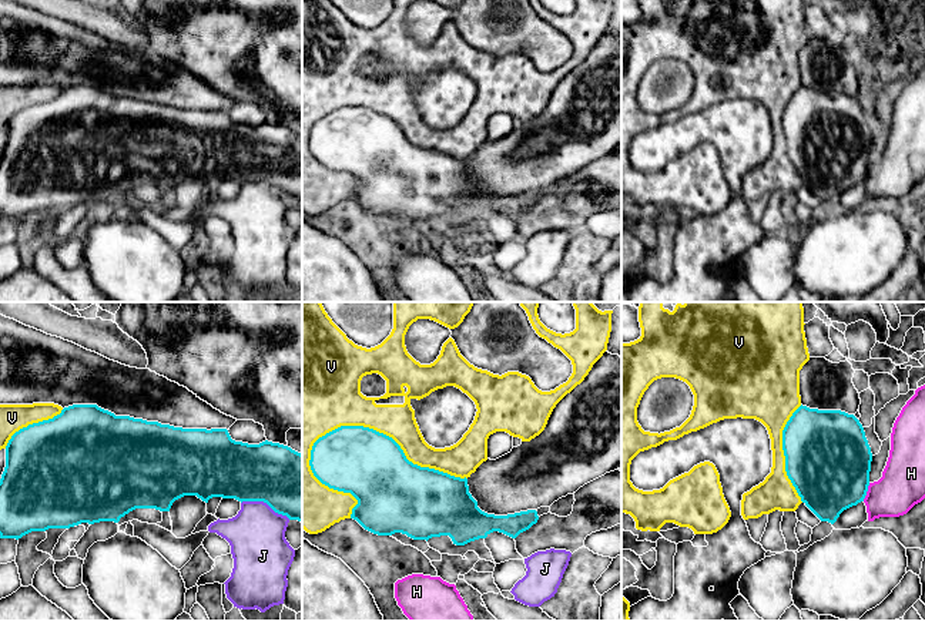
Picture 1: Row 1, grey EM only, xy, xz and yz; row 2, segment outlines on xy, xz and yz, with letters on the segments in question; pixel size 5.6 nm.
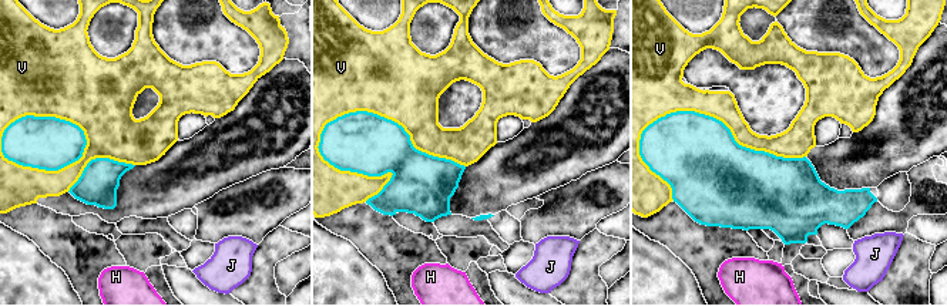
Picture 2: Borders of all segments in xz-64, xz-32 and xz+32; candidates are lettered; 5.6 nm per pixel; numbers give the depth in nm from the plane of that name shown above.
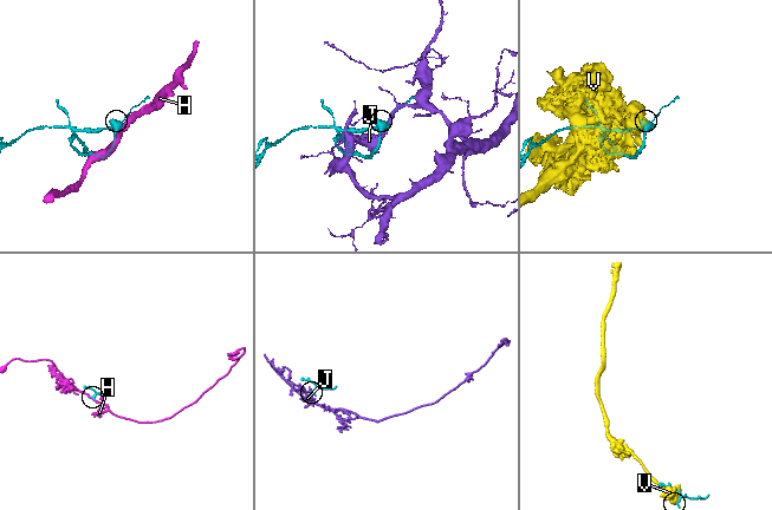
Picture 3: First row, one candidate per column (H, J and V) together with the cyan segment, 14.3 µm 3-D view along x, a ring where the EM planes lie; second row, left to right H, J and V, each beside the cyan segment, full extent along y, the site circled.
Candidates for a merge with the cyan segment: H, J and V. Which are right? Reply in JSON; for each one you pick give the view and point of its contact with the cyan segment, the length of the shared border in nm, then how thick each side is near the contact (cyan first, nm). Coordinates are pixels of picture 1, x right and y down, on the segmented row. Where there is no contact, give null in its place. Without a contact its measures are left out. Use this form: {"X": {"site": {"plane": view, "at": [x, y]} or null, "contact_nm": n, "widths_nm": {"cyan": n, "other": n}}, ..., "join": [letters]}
{"join": []}

